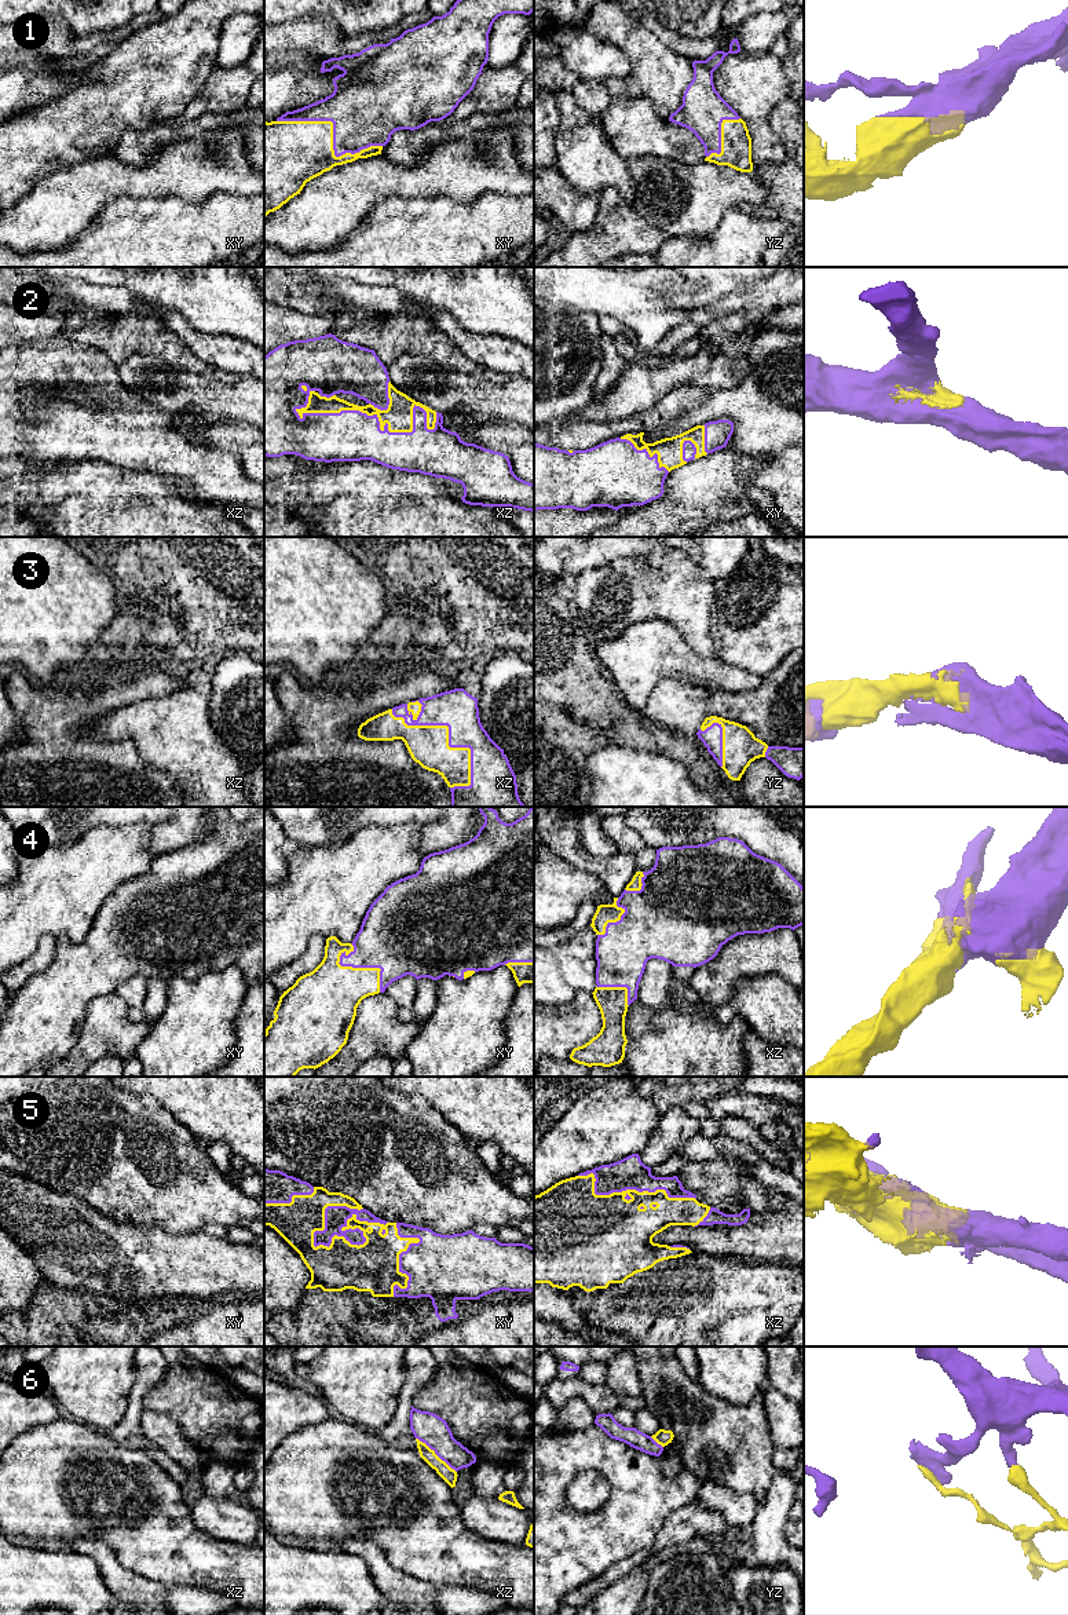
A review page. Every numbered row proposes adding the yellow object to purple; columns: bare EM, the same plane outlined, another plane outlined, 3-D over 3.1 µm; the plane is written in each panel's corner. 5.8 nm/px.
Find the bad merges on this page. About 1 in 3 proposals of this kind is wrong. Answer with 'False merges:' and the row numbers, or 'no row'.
False merges: 6

